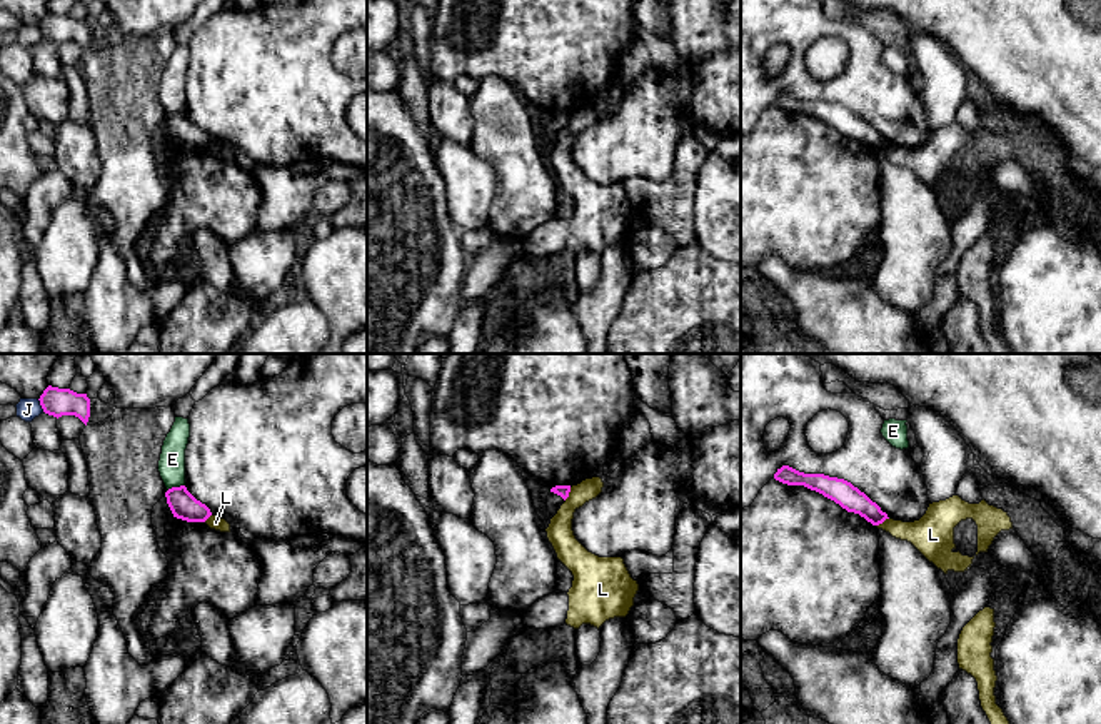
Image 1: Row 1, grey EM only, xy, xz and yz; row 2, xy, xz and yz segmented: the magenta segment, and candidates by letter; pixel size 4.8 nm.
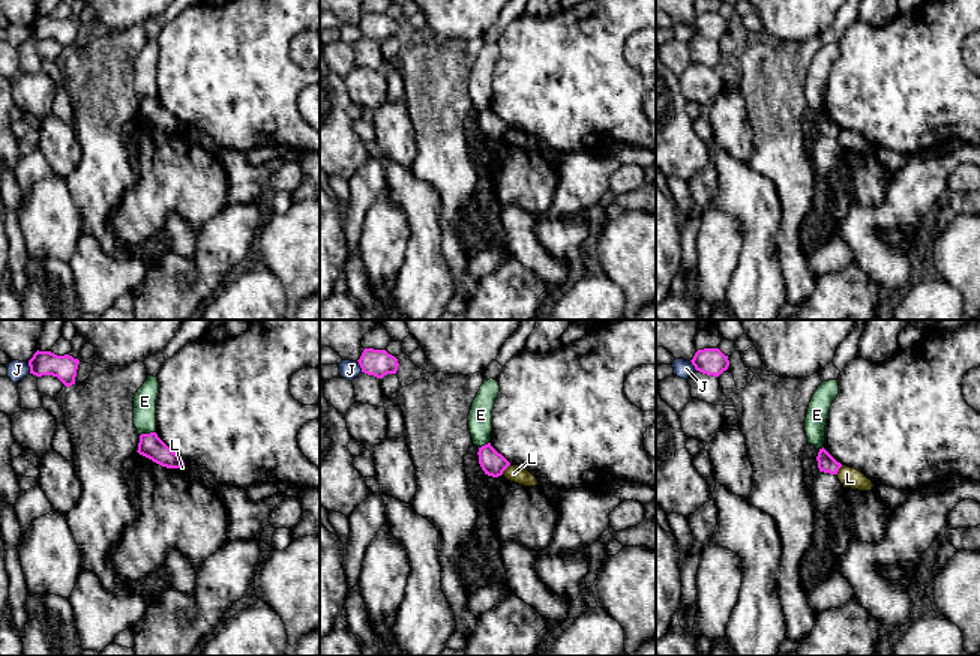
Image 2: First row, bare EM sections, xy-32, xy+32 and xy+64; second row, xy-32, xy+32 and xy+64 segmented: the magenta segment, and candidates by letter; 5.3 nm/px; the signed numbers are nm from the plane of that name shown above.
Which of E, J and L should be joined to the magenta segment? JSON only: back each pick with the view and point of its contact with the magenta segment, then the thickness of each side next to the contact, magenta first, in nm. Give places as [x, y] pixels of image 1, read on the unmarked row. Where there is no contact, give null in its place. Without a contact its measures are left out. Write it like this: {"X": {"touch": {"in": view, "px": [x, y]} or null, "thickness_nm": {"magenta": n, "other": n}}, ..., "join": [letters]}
{"join": []}

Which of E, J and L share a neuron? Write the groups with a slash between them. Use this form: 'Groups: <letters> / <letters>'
Groups: E / J / L

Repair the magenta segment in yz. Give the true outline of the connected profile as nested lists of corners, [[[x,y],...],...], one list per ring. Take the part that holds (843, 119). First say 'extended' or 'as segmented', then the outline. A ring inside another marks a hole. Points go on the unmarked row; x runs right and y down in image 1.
as segmented | [[[789,92],[777,95],[774,105],[787,112],[804,112],[816,117],[839,130],[847,138],[859,140],[872,152],[879,152],[889,145],[876,128],[844,105],[829,103],[824,100],[804,100]]]

